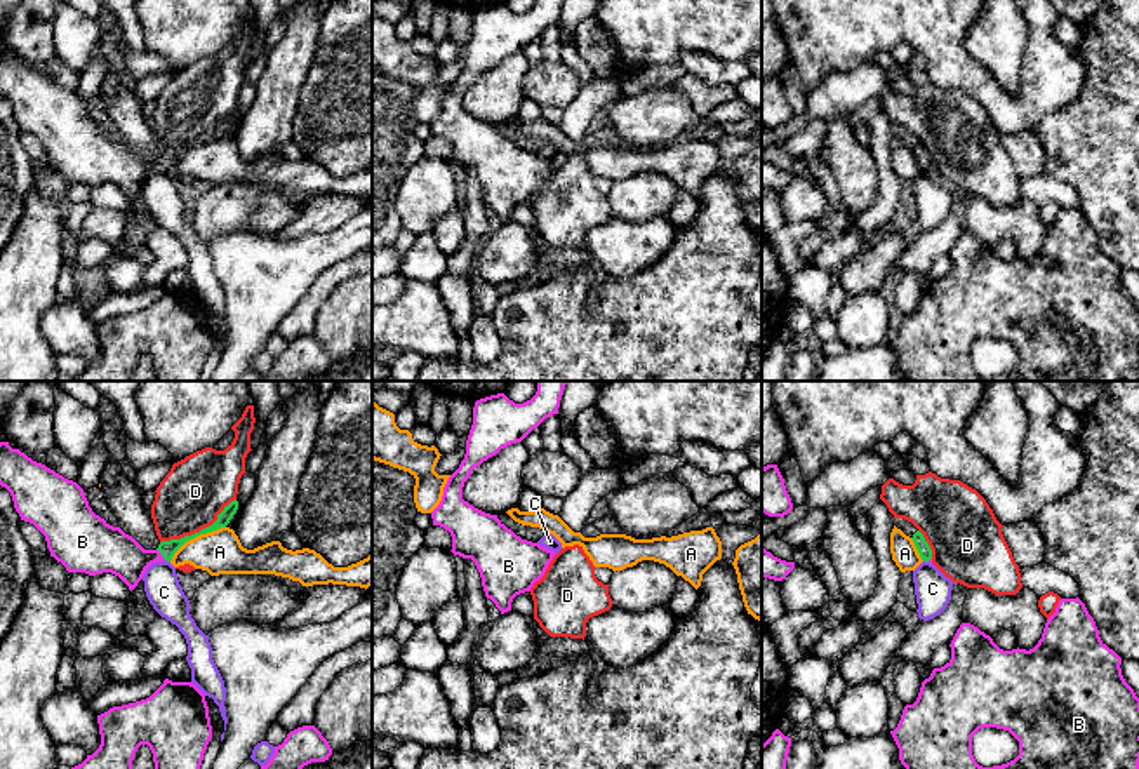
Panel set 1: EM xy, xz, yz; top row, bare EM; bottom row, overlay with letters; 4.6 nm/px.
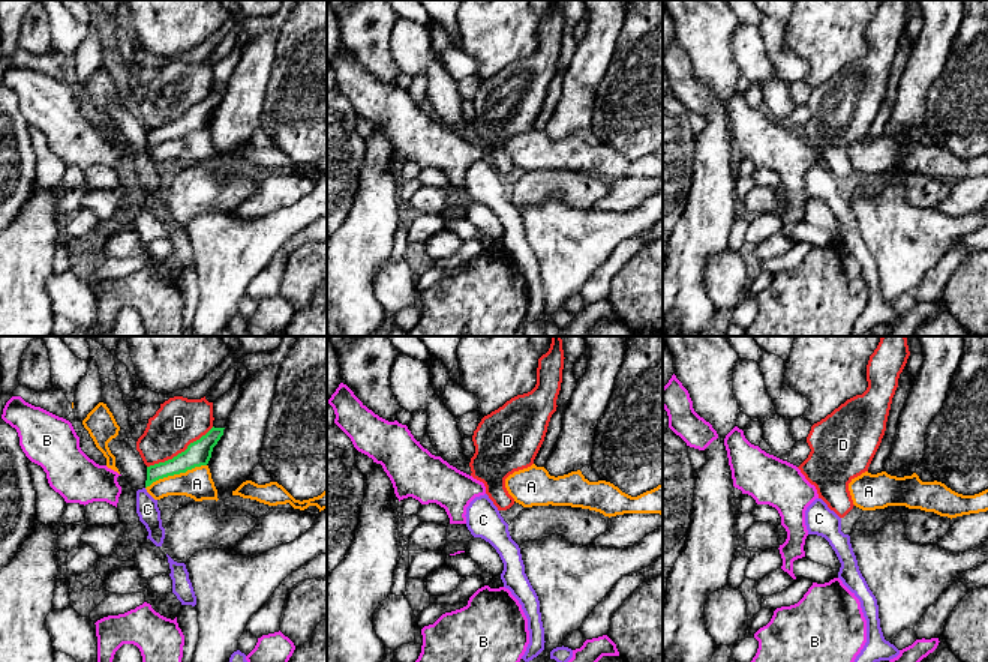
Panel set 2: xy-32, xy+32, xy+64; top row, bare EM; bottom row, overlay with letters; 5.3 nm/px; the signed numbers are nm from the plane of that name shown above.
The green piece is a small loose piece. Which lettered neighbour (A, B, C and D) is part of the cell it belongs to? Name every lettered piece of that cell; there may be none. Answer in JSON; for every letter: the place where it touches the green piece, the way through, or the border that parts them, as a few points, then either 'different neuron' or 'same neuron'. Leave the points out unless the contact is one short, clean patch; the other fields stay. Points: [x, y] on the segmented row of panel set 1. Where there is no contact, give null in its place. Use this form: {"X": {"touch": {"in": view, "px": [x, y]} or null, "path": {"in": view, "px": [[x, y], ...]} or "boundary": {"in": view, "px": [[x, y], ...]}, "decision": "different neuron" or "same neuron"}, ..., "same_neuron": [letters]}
{"A": {"touch": {"in": "xy", "px": [195, 536]}, "boundary": {"in": "xy", "px": [[225, 526], [190, 538], [169, 561]]}, "decision": "different neuron"}, "B": {"touch": {"in": "xy", "px": [160, 552]}, "path": {"in": "xy", "px": [[167, 548], [160, 552], [122, 555], [106, 548]]}, "decision": "same neuron"}, "C": {"touch": {"in": "xy", "px": [167, 561]}, "boundary": {"in": "xy", "px": [[166, 559], [169, 562]]}, "decision": "different neuron"}, "D": {"touch": {"in": "xy", "px": [200, 531]}, "decision": "different neuron"}, "same_neuron": ["B"]}

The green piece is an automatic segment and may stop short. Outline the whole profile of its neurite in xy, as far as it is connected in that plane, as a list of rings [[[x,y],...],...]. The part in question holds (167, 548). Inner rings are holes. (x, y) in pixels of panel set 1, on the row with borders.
[[[0,442],[0,485],[10,492],[21,520],[33,524],[45,536],[50,557],[68,572],[111,572],[130,592],[151,564],[170,562],[186,541],[226,527],[238,510],[235,499],[200,532],[144,550],[132,536],[96,515],[77,482],[12,449],[9,442]]]

